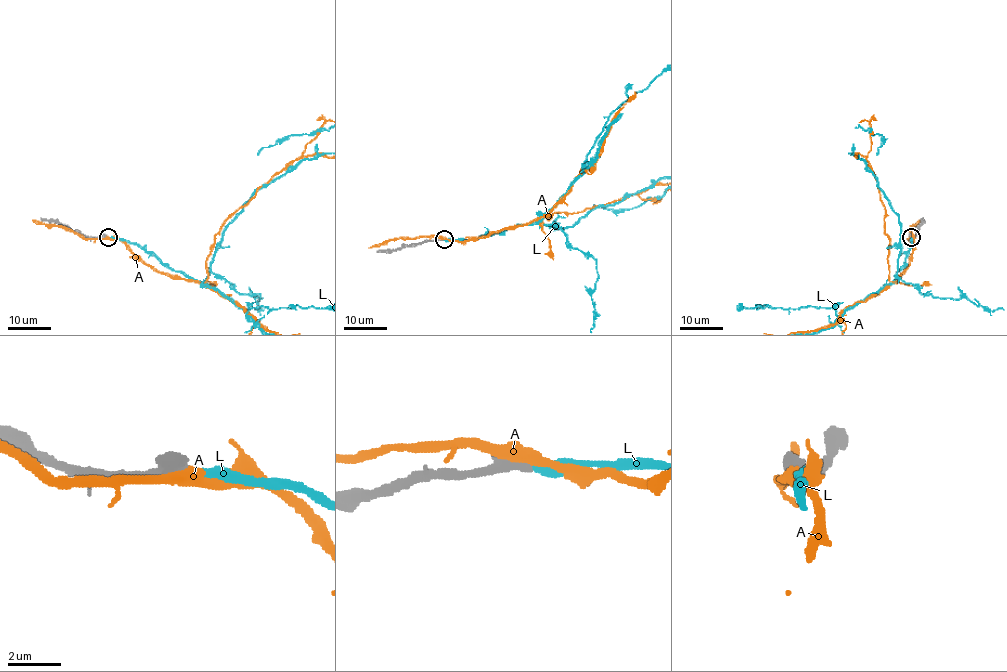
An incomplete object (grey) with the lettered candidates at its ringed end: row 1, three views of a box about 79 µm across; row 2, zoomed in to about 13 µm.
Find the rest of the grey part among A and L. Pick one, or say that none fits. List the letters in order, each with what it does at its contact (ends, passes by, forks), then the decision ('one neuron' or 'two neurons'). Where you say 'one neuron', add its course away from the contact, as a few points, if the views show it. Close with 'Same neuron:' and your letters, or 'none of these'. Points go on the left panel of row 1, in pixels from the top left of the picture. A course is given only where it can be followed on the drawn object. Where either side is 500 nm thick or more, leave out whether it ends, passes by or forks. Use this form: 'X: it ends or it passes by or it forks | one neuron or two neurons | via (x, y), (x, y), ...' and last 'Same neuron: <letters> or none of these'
A: two neurons
L: it ends | one neuron
Same neuron: L

